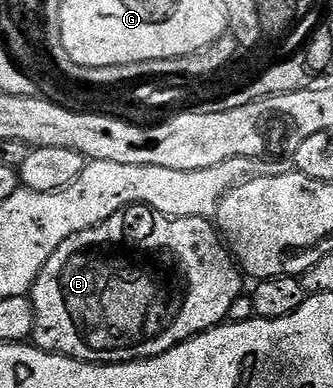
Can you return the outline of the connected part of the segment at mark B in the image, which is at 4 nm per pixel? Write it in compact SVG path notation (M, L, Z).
M131 204L122 212L116 212L114 216L107 218L107 222L91 230L71 234L71 238L67 238L67 242L63 242L63 246L59 246L59 250L55 250L51 258L47 258L47 264L33 284L31 293L35 314L31 343L34 348L42 348L44 352L53 352L56 356L66 356L72 360L86 360L88 364L129 364L133 360L150 360L152 356L163 354L193 336L226 323L229 320L231 302L243 295L241 280L243 281L243 273L213 220L165 216L145 204Z

